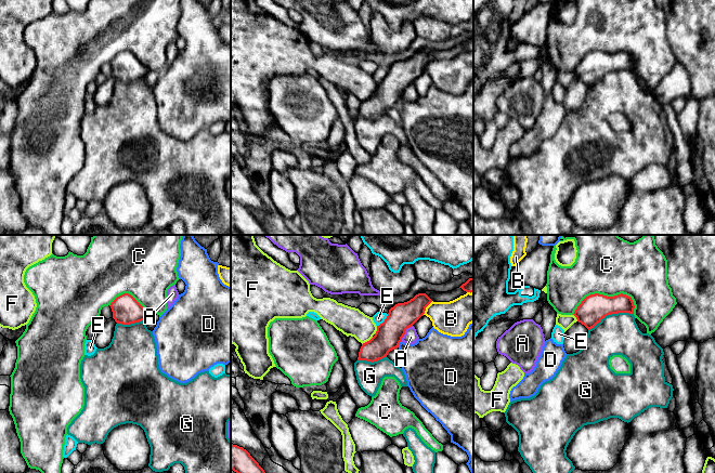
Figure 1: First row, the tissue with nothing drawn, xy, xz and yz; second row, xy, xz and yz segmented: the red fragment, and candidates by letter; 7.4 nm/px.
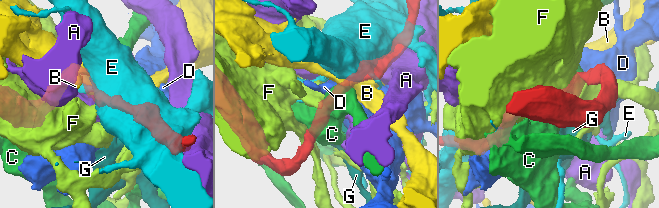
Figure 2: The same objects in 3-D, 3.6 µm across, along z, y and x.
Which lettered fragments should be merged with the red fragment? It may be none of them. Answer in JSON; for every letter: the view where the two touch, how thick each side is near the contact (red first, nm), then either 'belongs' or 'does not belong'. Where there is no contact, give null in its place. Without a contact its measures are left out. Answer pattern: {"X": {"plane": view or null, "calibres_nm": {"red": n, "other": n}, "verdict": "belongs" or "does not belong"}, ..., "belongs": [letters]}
{"A": {"plane": "xz", "calibres_nm": {"red": 200, "other": 110}, "verdict": "does not belong"}, "B": {"plane": "xz", "calibres_nm": {"red": 190, "other": 260}, "verdict": "does not belong"}, "C": {"plane": "yz", "calibres_nm": {"red": 200, "other": 400}, "verdict": "does not belong"}, "D": {"plane": "xz", "calibres_nm": {"red": 200, "other": 340}, "verdict": "does not belong"}, "E": {"plane": "xz", "calibres_nm": {"red": 200, "other": 90}, "verdict": "does not belong"}, "F": {"plane": "xz", "calibres_nm": {"red": 200, "other": 200}, "verdict": "does not belong"}, "G": {"plane": "yz", "calibres_nm": {"red": 200, "other": 300}, "verdict": "belongs"}, "belongs": ["G"]}

